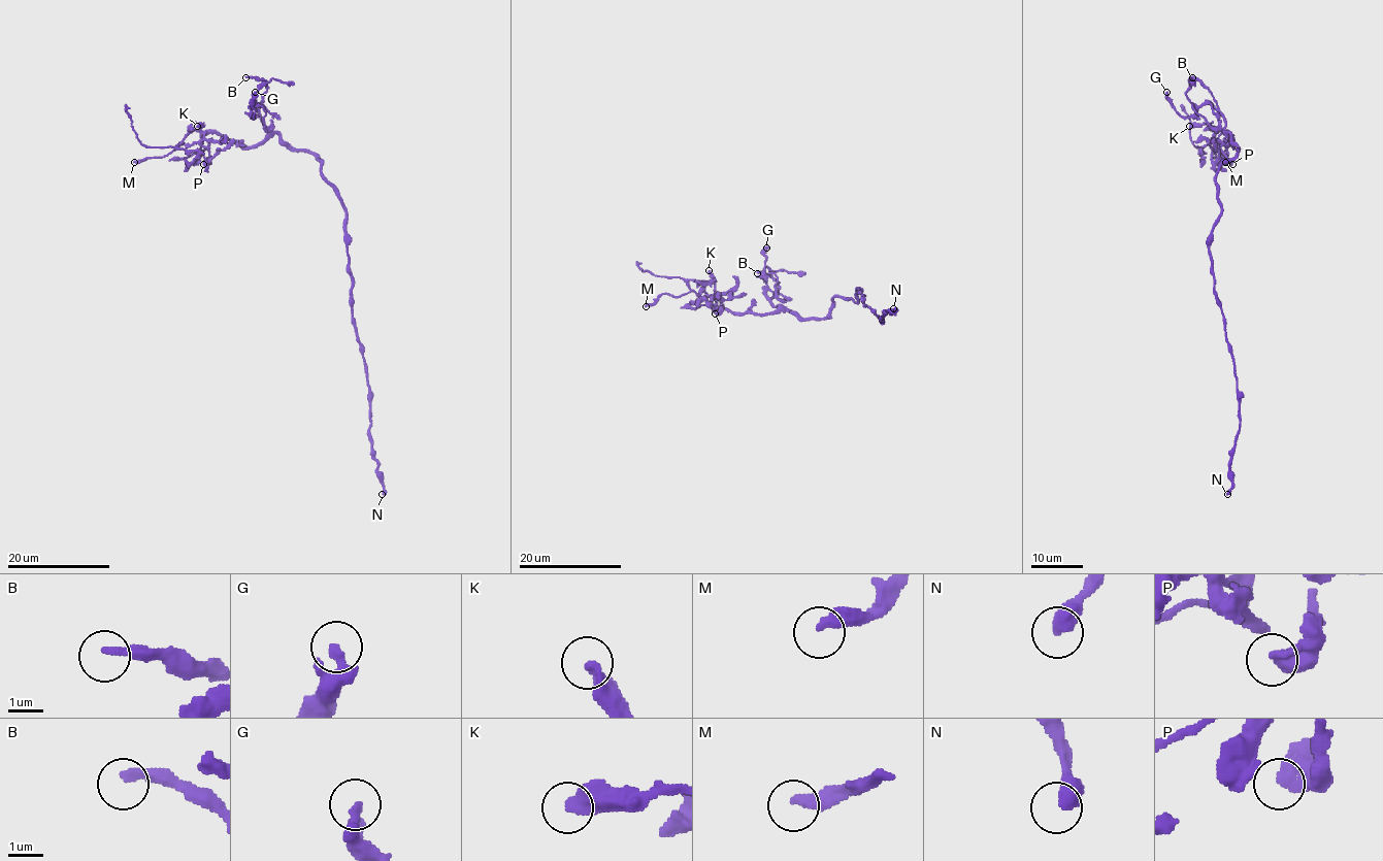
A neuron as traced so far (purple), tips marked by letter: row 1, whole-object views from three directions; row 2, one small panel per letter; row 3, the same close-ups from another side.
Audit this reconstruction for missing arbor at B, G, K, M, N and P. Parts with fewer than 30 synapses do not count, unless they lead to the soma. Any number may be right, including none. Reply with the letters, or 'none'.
B

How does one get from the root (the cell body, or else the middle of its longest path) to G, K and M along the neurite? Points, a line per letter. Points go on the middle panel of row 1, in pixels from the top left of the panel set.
G: (852, 299), (835, 296), (830, 311), (823, 319), (799, 319), (774, 305), (763, 278), (766, 247)
K: (852, 299), (835, 296), (823, 319), (799, 319), (788, 310), (734, 313), (712, 303), (715, 278), (709, 270)
M: (852, 299), (835, 296), (823, 319), (788, 310), (734, 313), (694, 291), (662, 294), (646, 306)

